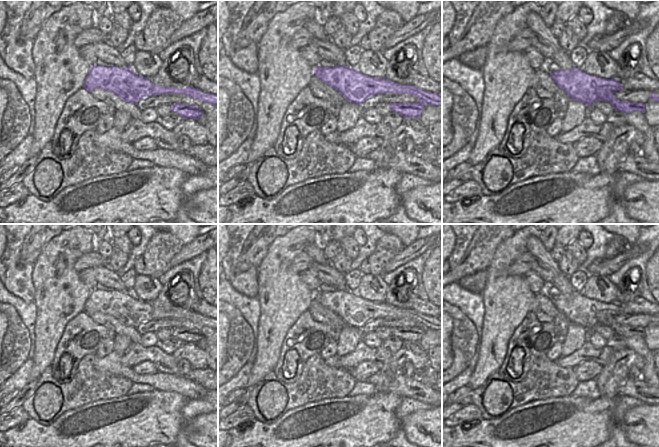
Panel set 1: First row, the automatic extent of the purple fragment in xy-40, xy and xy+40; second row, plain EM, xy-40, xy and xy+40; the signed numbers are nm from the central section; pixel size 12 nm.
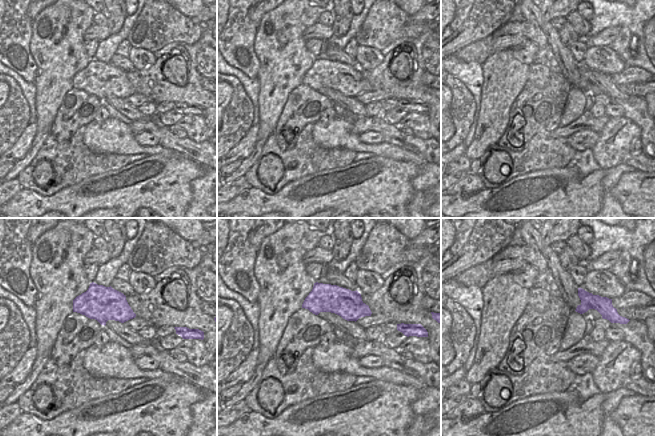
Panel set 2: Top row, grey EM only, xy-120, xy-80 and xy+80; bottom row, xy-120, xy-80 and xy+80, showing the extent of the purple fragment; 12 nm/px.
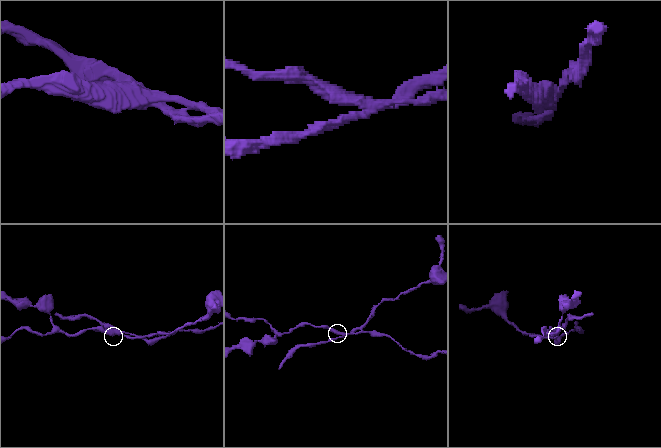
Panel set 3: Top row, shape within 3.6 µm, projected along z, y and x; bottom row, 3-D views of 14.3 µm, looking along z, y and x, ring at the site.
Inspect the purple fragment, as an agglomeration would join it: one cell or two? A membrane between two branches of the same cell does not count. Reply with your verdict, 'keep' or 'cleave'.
cleave

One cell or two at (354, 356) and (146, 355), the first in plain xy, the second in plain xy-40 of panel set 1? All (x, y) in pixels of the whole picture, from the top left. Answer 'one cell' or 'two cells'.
one cell

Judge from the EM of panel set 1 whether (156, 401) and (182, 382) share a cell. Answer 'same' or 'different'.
different

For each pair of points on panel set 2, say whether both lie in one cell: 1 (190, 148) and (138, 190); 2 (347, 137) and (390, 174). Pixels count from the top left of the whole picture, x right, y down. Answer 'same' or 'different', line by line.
1: different
2: different

